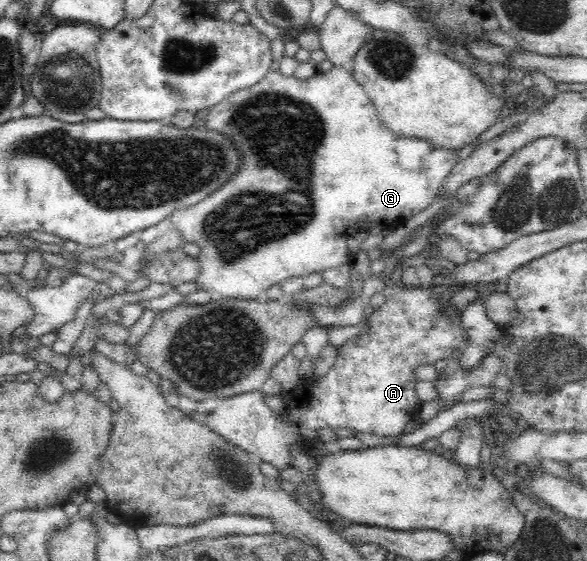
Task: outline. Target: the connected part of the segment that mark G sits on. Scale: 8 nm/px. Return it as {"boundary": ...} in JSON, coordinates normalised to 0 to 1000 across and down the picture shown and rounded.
{"boundary":[[[595,109],[591,112],[567,119],[555,130],[542,127],[533,137],[521,143],[487,135],[462,123],[440,150],[414,157],[378,176],[351,203],[346,226],[383,242],[409,273],[407,303],[382,330],[376,330],[373,339],[359,344],[351,355],[332,365],[319,365],[300,374],[284,387],[276,406],[302,408],[317,431],[334,433],[339,439],[341,488],[334,503],[359,526],[373,531],[436,535],[463,508],[479,508],[494,494],[520,494],[526,487],[549,487],[564,478],[598,471],[600,456],[595,455],[589,435],[595,424],[601,424],[610,414],[625,415],[630,406],[641,403],[651,408],[687,403],[698,389],[722,376],[751,351],[761,316],[772,305],[772,298],[785,287],[780,269],[744,262],[727,248],[680,244],[661,232],[646,212],[642,196],[618,155],[612,153],[601,139],[598,132],[601,118],[595,116]]]}

